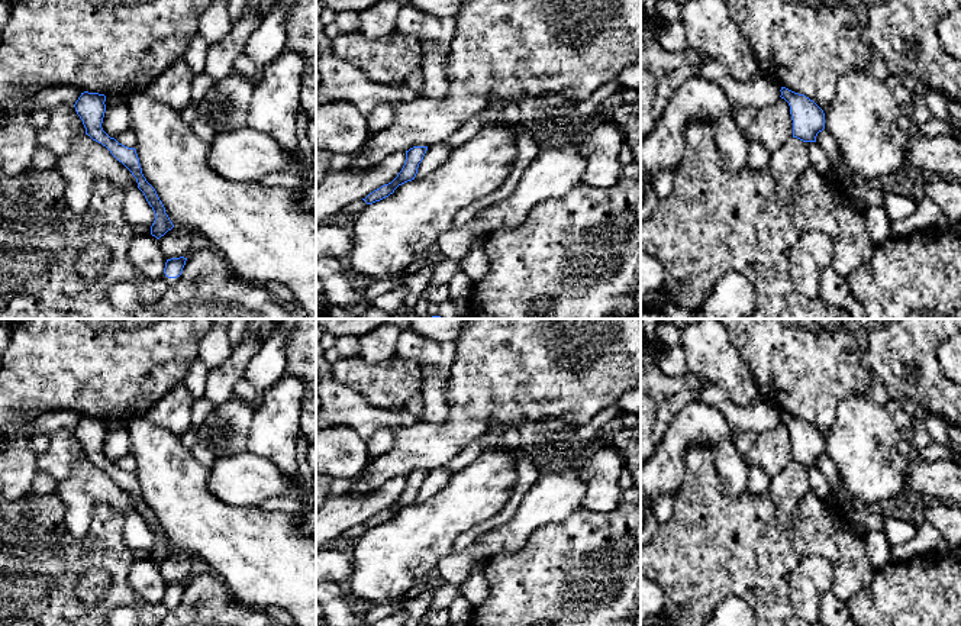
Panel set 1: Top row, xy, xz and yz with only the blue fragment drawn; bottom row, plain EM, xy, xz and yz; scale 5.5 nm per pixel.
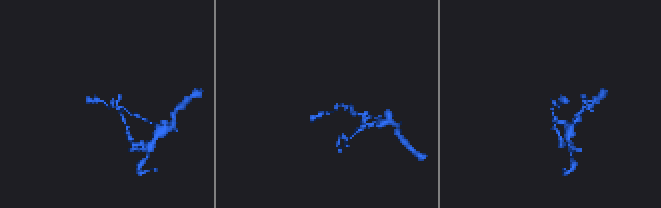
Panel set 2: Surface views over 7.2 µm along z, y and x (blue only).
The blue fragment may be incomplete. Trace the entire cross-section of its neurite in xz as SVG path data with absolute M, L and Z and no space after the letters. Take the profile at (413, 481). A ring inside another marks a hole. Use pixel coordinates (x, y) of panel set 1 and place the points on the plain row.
M413 471L409 475L406 475L406 485L402 496L397 498L397 501L391 507L384 509L380 513L374 514L362 525L367 529L373 529L393 519L399 510L415 504L419 488L422 487L426 475L428 471Z

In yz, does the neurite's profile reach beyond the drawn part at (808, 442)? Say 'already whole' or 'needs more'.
already whole

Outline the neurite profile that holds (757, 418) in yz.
M713 381L702 387L699 400L723 412L735 430L761 433L781 420L780 412L761 398L751 406L735 404L728 393Z

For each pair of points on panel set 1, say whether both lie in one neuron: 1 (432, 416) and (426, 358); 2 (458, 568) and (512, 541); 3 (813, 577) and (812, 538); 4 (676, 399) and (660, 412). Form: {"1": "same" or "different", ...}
{"1": "same", "2": "same", "3": "different", "4": "same"}

